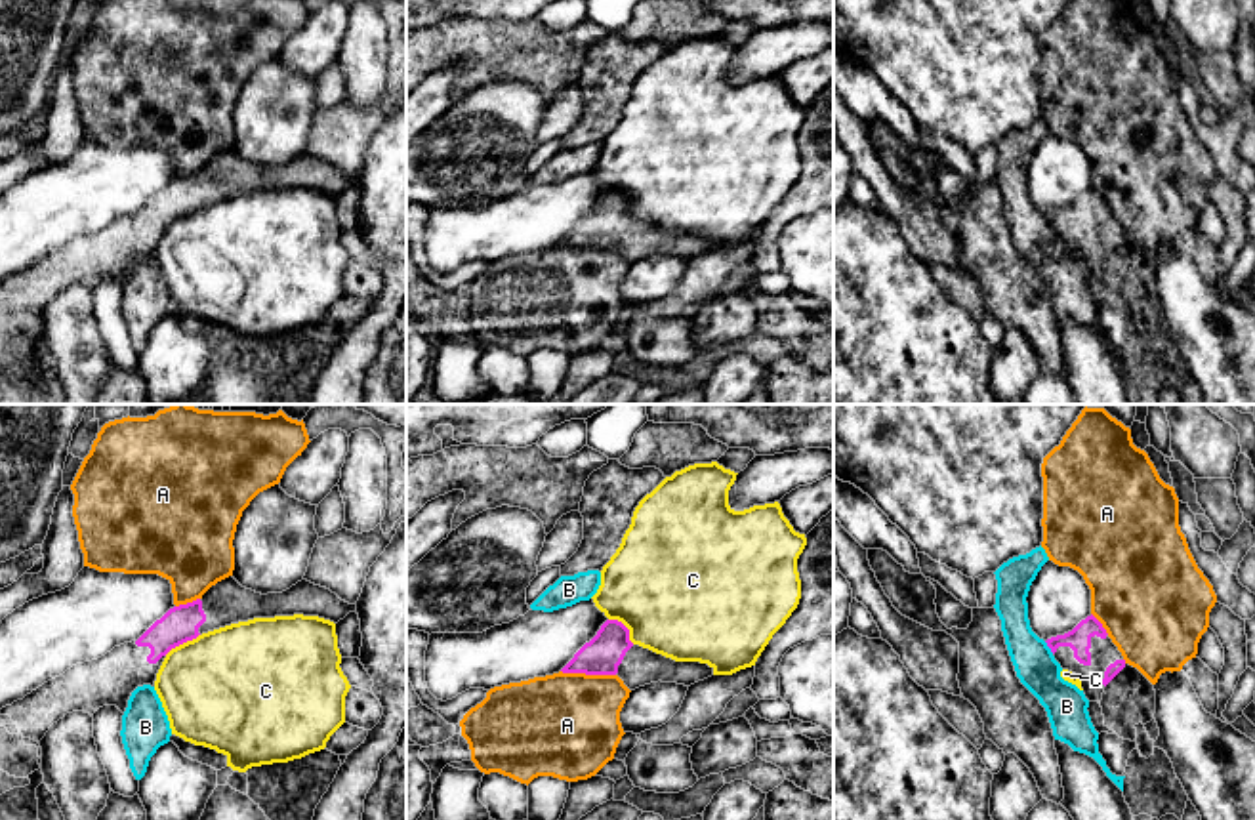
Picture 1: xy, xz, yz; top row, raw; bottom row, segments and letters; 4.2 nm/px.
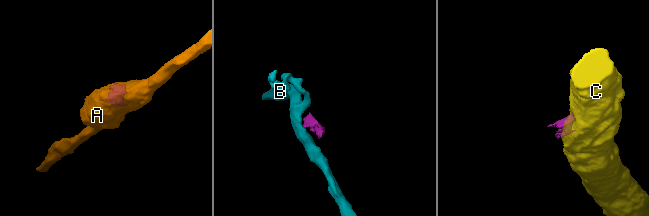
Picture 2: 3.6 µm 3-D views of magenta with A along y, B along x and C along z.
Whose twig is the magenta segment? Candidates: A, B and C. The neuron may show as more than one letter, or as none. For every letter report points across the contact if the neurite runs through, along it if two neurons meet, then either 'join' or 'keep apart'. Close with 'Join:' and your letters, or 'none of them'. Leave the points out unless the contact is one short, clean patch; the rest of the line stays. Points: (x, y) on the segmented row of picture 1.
A: border xz (561, 670), (615, 676); keep apart
B: border yz (1044, 641), (1053, 653); keep apart
C: border xy (199, 634), (164, 655); keep apart
Join: none of them

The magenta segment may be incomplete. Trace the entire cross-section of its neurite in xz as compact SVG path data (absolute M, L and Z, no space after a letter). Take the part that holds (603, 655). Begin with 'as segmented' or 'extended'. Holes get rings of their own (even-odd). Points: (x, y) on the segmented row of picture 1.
extended; M607 620L561 671L618 675L629 690L658 681L690 687L713 675L708 664L675 662L633 645L629 629L618 620Z

